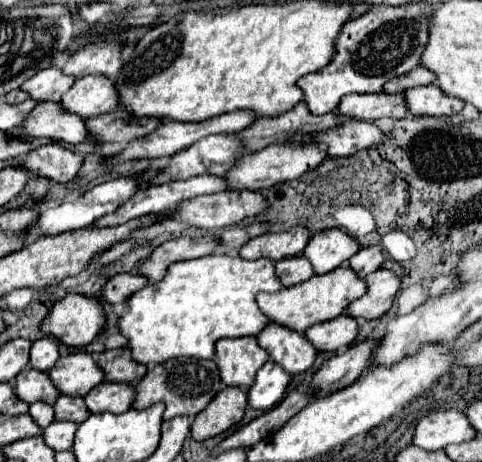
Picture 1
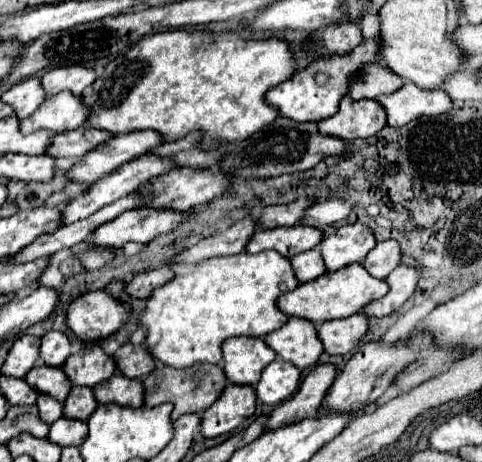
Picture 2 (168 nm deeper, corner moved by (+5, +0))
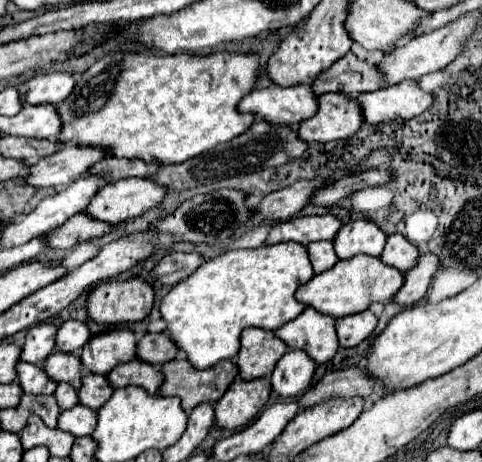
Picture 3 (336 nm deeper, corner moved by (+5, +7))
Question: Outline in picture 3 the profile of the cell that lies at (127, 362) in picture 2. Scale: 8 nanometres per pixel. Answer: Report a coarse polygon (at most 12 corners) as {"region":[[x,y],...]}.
{"region":[[167,332],[145,334],[137,358],[161,366],[177,356]]}

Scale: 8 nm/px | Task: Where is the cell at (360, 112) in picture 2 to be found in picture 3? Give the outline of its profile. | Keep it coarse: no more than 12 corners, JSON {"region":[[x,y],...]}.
{"region":[[323,94],[299,124],[305,142],[351,138],[365,124],[353,96]]}

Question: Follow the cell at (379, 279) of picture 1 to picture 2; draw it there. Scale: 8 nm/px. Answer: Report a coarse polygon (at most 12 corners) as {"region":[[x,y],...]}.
{"region":[[399,265],[387,279],[389,293],[363,311],[385,317],[417,289],[417,269]]}

